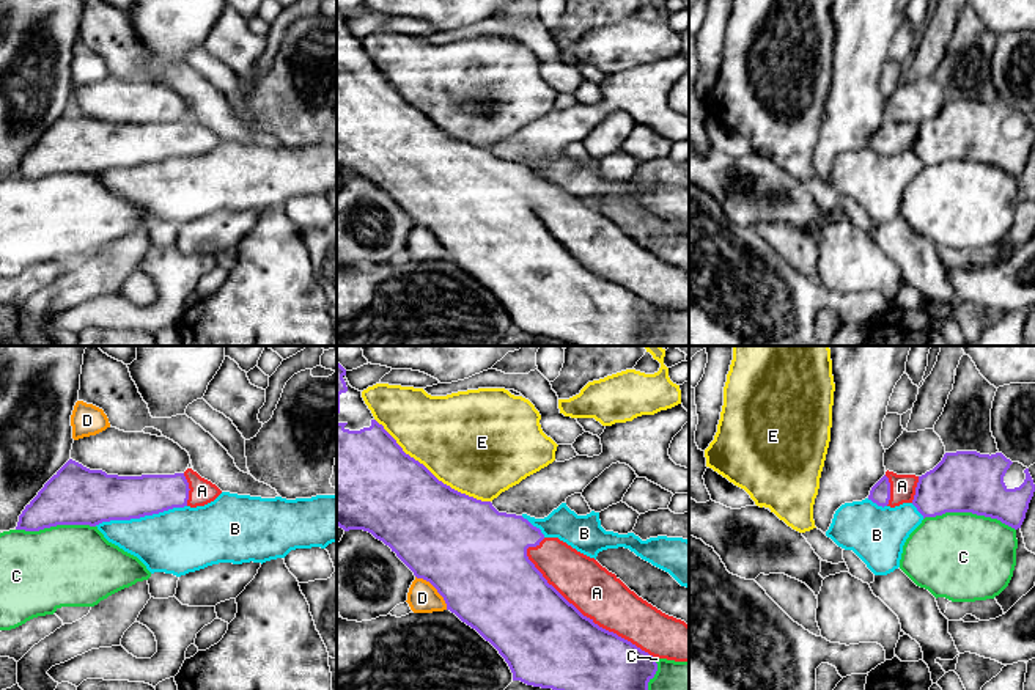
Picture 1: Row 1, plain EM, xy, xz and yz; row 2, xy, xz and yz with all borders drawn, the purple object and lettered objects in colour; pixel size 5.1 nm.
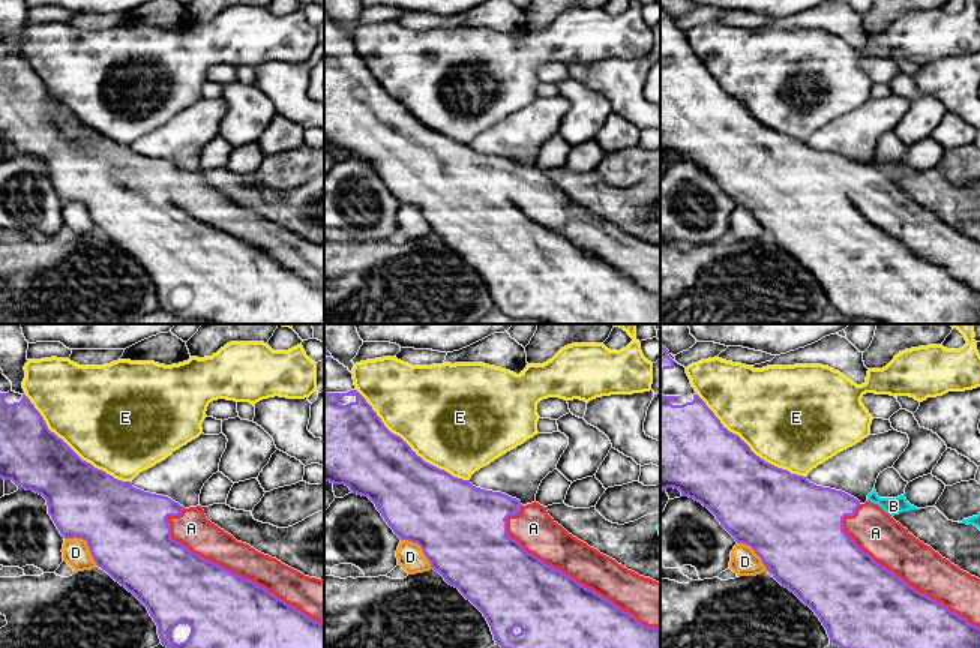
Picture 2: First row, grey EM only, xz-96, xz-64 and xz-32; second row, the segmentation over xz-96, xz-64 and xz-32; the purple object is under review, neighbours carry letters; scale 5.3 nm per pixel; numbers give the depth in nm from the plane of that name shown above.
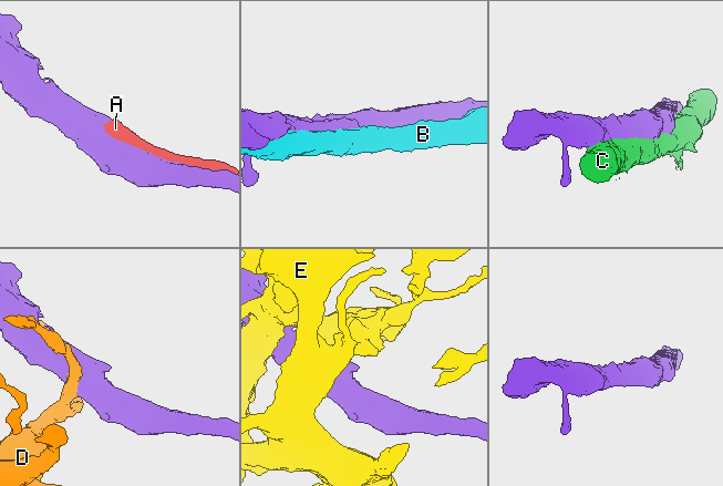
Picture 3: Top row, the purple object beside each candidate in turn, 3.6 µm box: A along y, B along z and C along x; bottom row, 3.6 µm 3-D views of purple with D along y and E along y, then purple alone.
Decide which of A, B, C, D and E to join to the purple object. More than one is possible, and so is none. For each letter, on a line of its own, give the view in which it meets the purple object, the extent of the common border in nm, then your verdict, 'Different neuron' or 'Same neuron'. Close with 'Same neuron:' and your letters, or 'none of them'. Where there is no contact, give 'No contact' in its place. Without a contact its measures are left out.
A: Touches purple in xz. Shared border 850 nm. Same neuron
B: Touches purple in xy. Shared border 480 nm. Different neuron
C: Touches purple in yz. Shared border 480 nm. Different neuron
D: Touches purple in xz. Shared border 240 nm. Different neuron
E: Touches purple in xz. Shared border 750 nm. Different neuron
Same neuron: A

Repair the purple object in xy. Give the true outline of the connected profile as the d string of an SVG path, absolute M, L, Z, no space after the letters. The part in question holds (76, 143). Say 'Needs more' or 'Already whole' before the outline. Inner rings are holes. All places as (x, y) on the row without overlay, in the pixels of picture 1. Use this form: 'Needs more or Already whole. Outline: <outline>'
Needs more. Outline: M69 107L25 154L16 178L39 179L57 173L96 174L173 156L197 156L222 138L192 116L175 123L118 124L90 118Z

